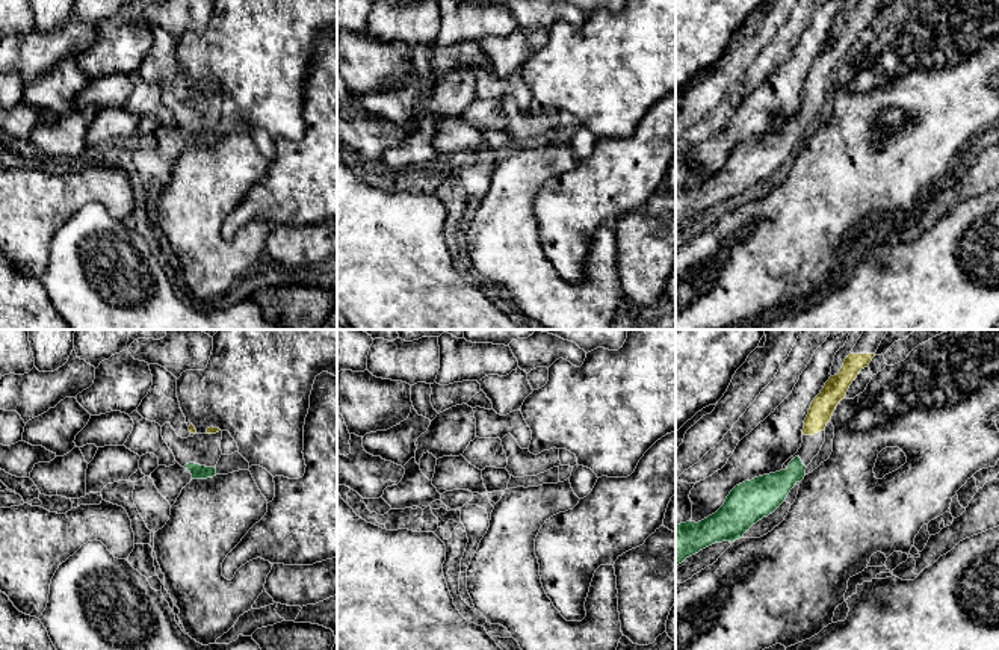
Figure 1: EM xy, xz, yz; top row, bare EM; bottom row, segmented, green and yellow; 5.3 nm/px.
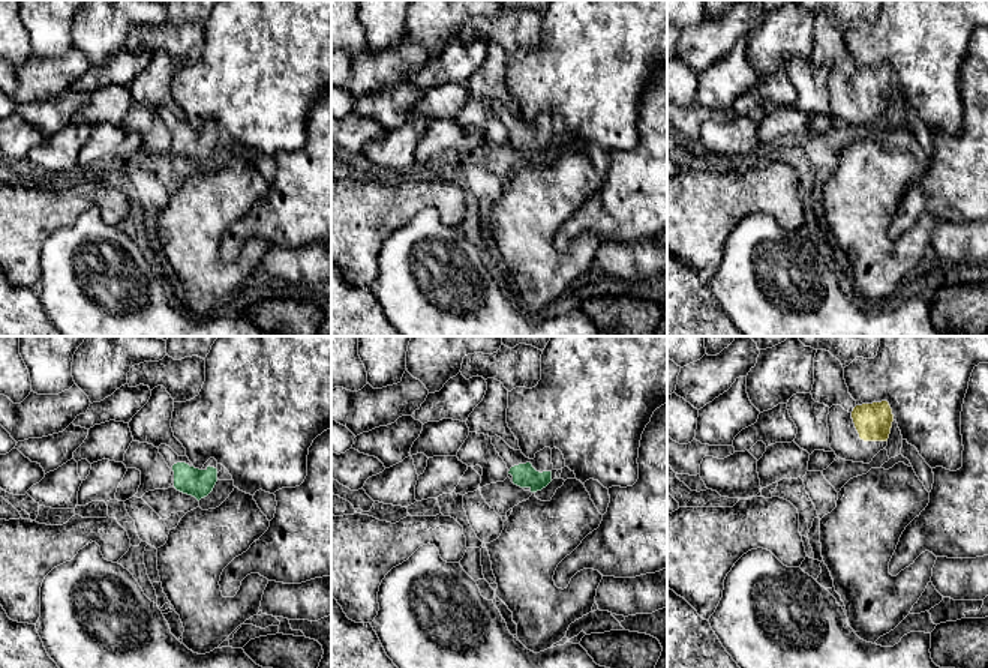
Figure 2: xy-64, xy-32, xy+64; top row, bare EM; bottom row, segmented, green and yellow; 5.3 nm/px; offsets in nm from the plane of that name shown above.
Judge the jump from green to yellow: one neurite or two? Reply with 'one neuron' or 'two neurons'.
one neuron

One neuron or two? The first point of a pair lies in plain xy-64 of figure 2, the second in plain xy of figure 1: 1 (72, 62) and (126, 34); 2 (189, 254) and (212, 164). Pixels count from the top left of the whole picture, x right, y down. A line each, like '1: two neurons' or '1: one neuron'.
1: two neurons
2: one neuron

